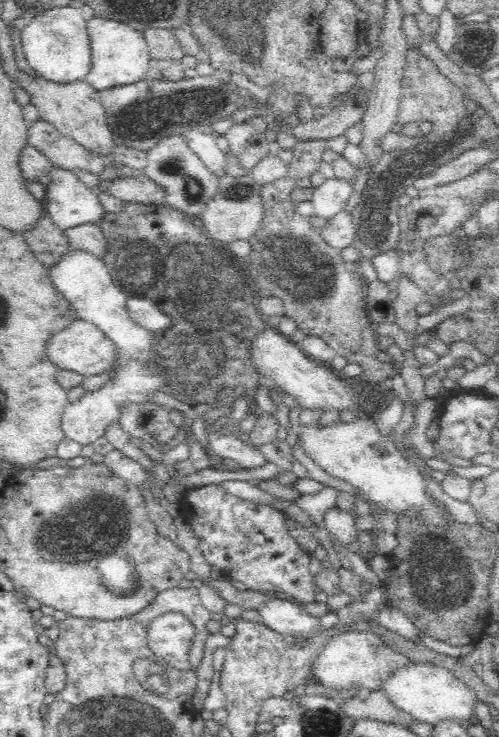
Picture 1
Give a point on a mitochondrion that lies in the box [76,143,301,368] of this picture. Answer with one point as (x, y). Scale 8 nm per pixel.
(177, 163)

